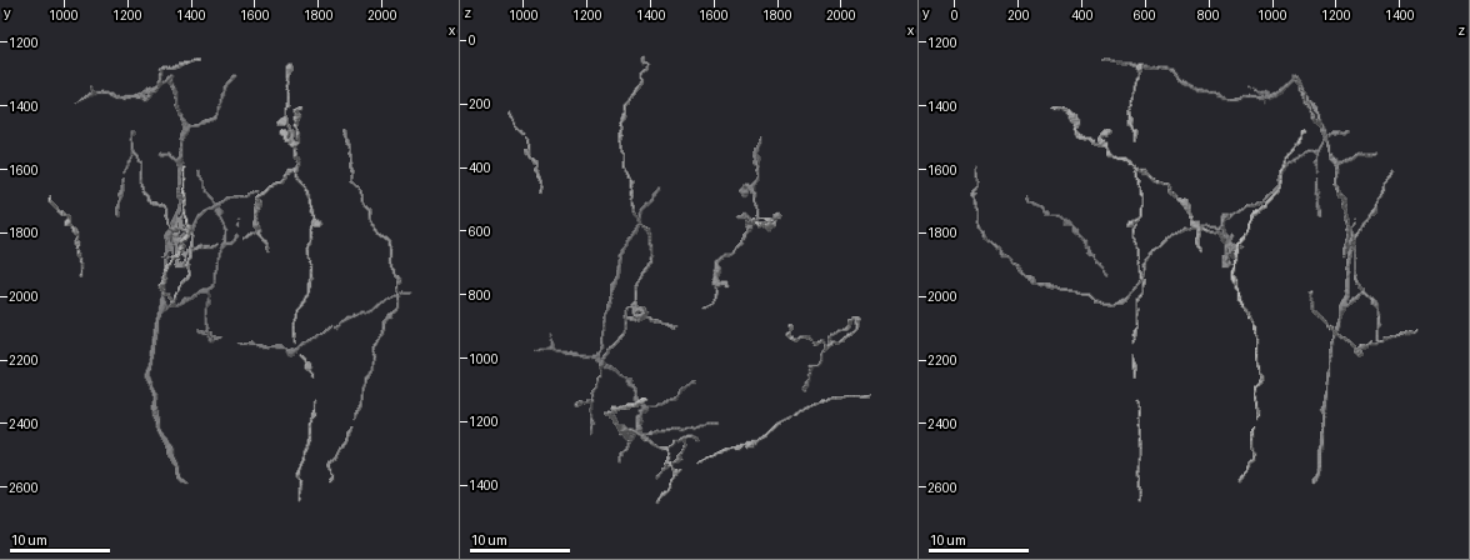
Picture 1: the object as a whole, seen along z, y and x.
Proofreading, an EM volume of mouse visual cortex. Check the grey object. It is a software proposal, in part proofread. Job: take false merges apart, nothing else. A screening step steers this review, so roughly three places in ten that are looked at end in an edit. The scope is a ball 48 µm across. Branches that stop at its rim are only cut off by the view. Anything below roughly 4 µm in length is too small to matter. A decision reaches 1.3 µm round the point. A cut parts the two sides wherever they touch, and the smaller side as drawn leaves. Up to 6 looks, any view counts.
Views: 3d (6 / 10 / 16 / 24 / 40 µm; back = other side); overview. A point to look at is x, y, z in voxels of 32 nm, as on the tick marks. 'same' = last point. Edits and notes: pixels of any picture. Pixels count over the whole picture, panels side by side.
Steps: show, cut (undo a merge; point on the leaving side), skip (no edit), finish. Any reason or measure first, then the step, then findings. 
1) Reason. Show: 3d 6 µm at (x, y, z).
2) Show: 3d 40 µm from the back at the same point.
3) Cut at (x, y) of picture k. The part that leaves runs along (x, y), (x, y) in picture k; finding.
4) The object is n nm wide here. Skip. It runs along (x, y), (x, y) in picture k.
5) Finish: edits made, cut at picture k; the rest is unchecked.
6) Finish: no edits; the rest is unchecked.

Branch point. Show: 3d 10 µm at (1450, 1990, 1290).

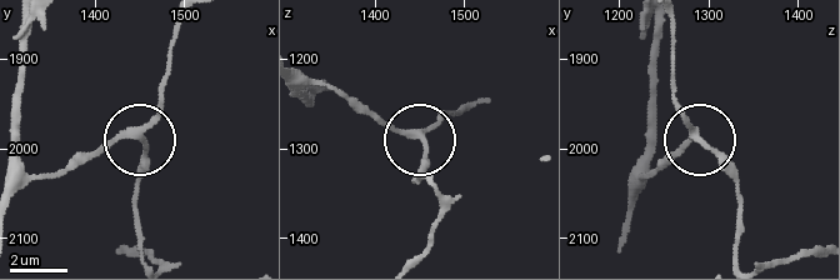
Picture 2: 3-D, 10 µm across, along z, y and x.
3 arms meet here. Skip. It runs along (20, 161), (54, 175), (138, 138), (166, 85) in picture 2; one neuron here.

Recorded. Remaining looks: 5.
Thick turns thin. Show: 3d 10 µm at (1490, 1770, 1300).

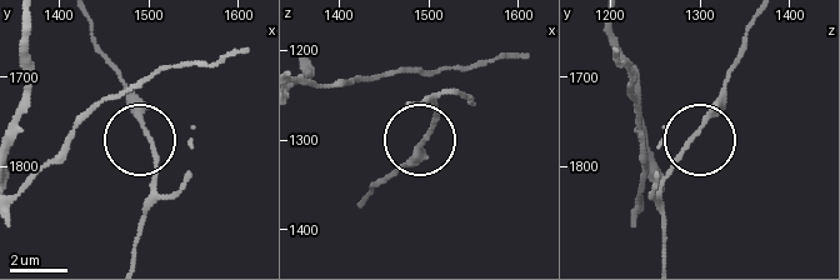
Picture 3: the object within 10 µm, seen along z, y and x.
Skip. One neuron here.

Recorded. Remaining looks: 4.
Four or more arms meet. Show: 3d 10 µm at (1340, 1780, 830).

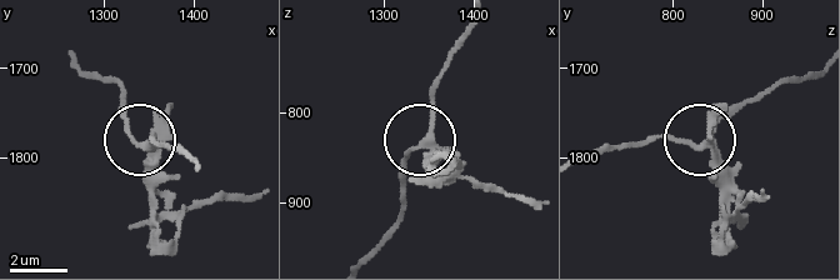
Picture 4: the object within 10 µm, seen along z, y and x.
Show: 3d 6 µm at (1350, 1785, 830).

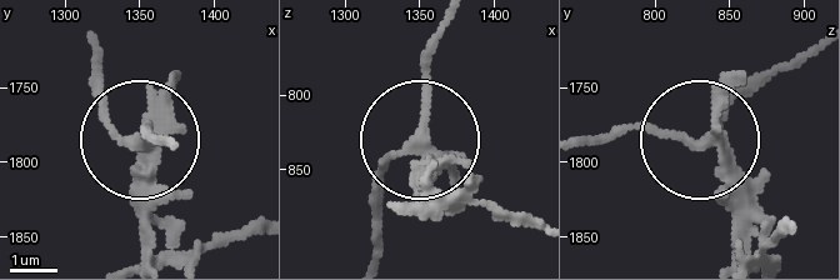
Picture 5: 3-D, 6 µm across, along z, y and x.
Cut at (130, 204) of picture 5. The part that leaves runs along (425, 158), (449, 201), (533, 225) in picture 5; two neurons meet here.

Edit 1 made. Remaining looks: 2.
Finish: edits made, cut at picture 5; the rest is unchecked.

